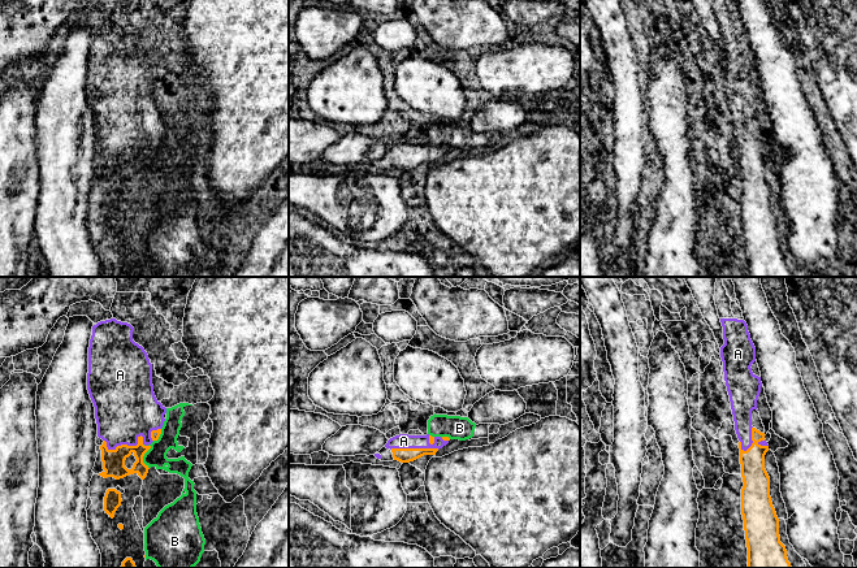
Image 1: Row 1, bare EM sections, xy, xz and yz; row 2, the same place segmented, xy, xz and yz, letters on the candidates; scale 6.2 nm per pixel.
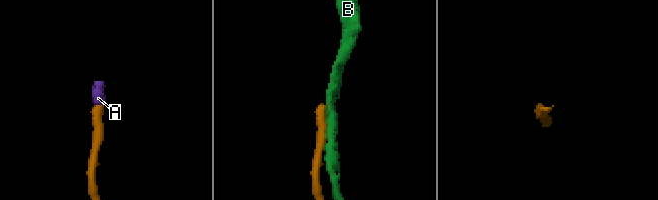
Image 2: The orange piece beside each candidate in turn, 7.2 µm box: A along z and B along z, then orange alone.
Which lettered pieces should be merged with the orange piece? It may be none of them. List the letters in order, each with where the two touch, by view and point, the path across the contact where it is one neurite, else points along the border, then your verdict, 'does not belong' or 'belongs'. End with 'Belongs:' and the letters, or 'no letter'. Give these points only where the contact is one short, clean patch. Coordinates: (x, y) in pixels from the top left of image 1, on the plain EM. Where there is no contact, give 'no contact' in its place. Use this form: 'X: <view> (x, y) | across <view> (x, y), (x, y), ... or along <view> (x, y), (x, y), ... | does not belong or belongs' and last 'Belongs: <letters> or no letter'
A: xy (126, 154) | across xy (113, 169), (126, 154), (125, 113) | belongs
B: xy (143, 164) | does not belong
Belongs: A

